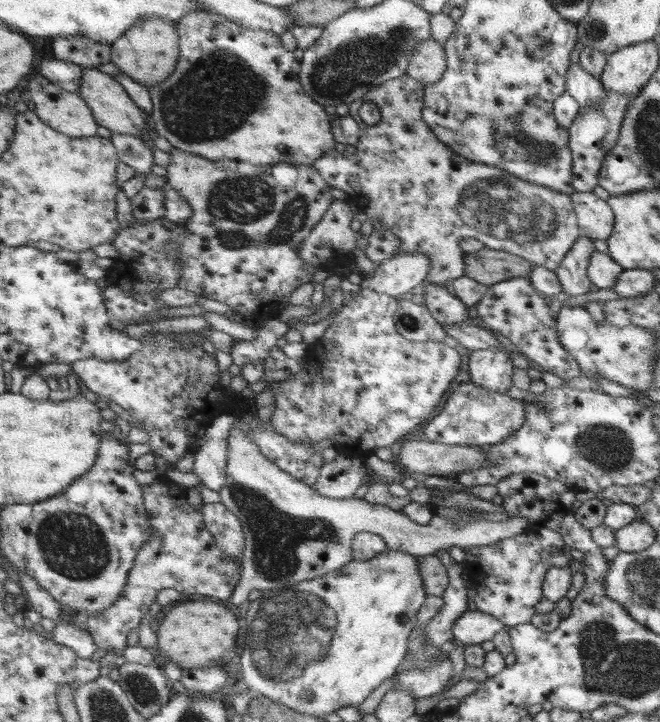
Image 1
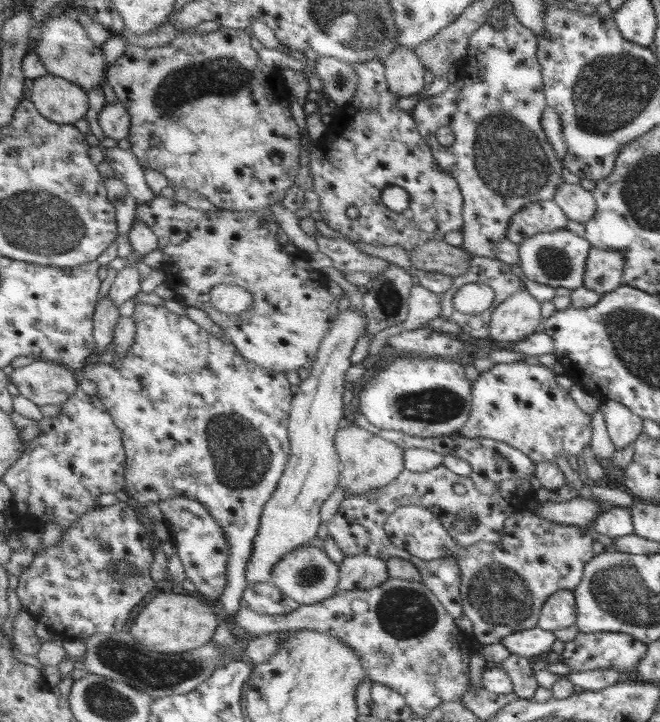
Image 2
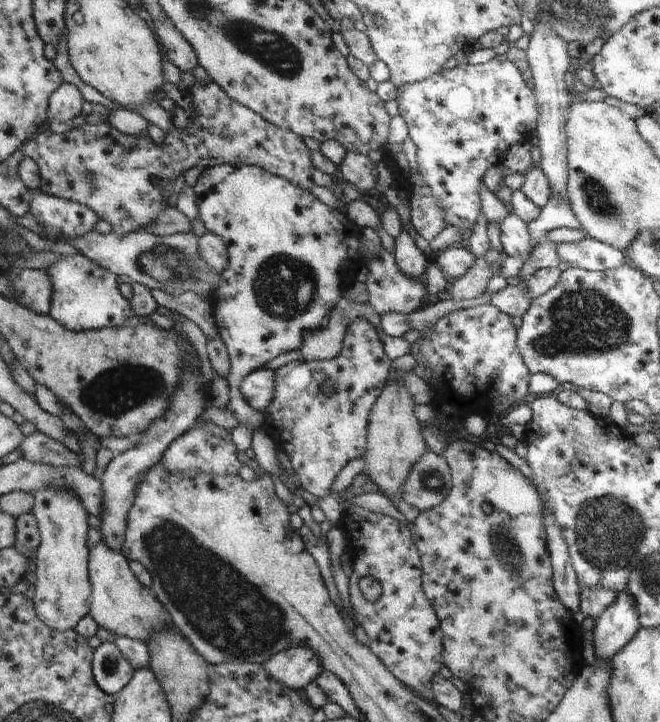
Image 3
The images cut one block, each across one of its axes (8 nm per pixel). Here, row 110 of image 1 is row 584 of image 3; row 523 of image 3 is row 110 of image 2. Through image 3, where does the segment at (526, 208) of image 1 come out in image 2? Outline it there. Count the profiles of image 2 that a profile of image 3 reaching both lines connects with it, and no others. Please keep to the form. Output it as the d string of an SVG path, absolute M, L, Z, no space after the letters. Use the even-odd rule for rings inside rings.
M372 60L364 63L353 63L353 70L357 70L359 82L361 82L357 85L357 96L353 97L353 100L345 106L337 108L332 117L331 124L327 125L323 138L315 148L312 148L312 150L309 151L307 157L305 157L306 162L310 164L310 174L314 183L314 192L320 199L318 211L322 216L322 220L331 227L332 230L336 230L337 232L340 232L340 234L344 234L347 238L351 239L351 242L361 241L378 246L395 246L396 244L406 250L407 253L416 249L417 245L421 244L423 241L431 239L445 240L445 235L448 232L462 231L464 229L464 194L462 193L460 183L457 182L457 179L453 177L452 174L449 174L449 171L446 171L437 165L436 155L433 154L432 147L429 146L428 141L418 131L416 119L413 118L412 113L397 108L398 96L393 94L391 88L388 86L386 66L383 61ZM390 184L405 188L405 190L409 192L409 195L411 195L411 204L405 212L392 211L391 208L387 208L387 206L381 202L381 193L383 193L383 190L389 187ZM349 206L354 206L360 211L359 216L355 217L355 219L347 216L347 208L349 208Z

